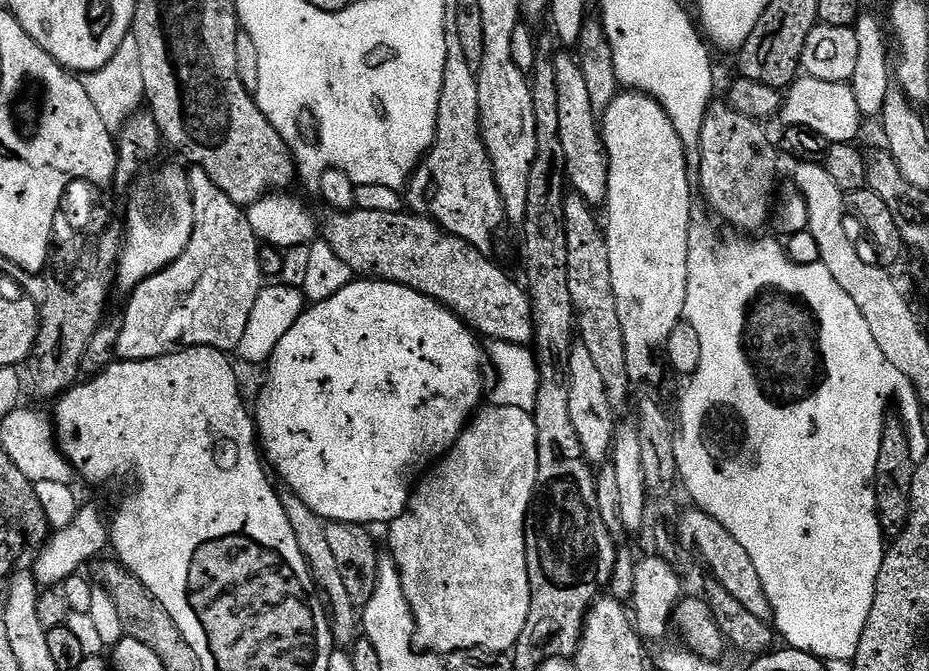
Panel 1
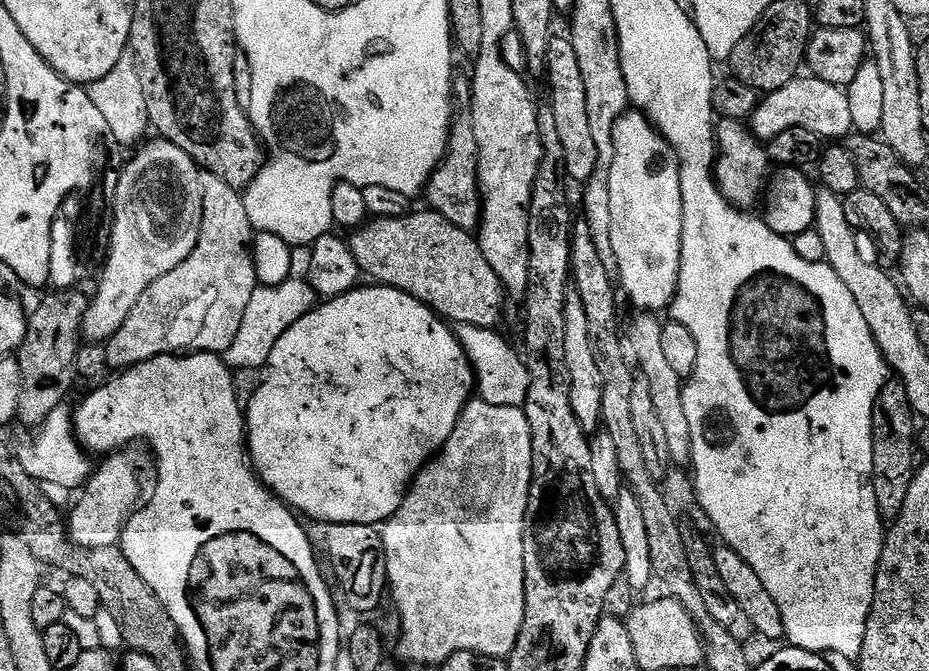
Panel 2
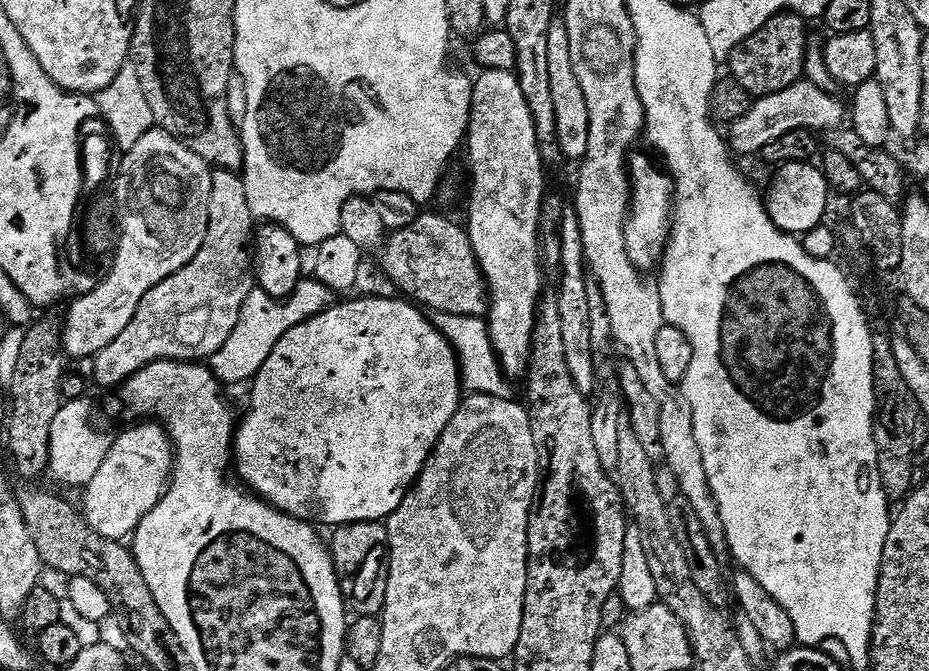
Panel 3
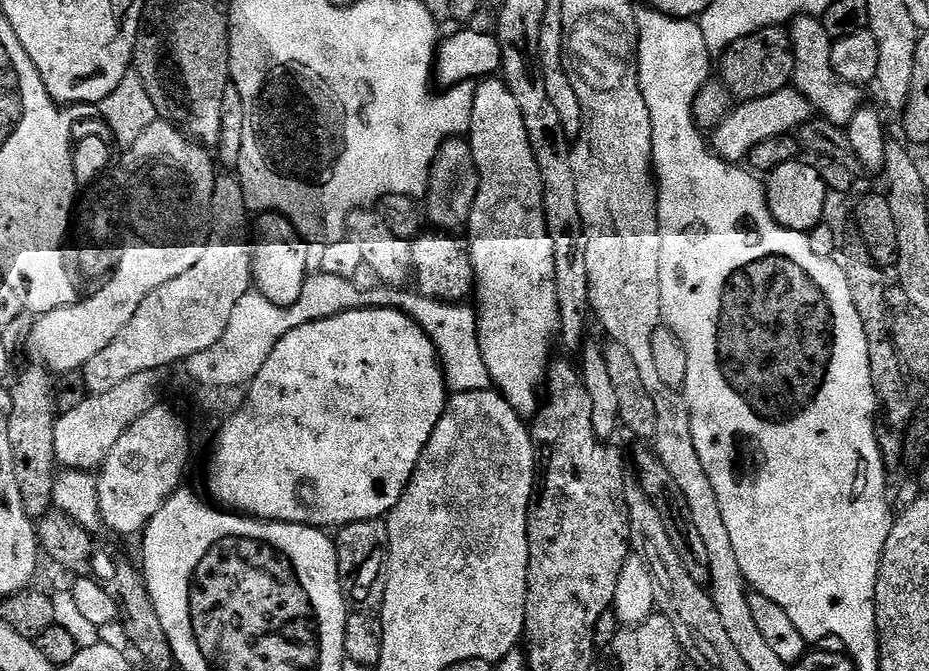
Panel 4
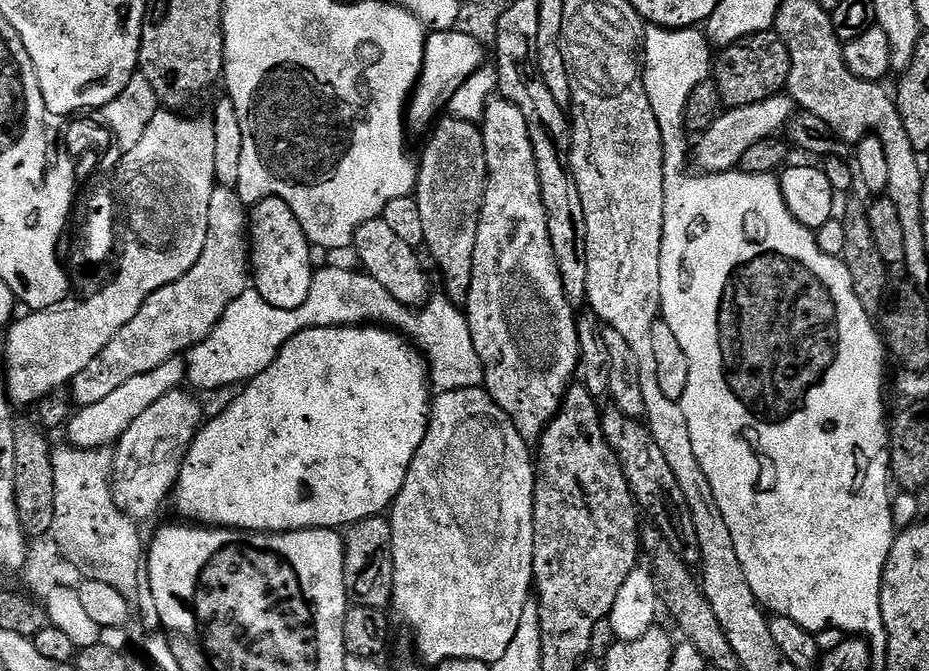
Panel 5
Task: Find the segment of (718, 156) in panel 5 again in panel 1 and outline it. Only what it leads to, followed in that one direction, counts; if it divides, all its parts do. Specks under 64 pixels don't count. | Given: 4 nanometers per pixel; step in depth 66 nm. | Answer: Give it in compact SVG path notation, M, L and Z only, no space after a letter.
M801 75L793 84L788 85L783 93L778 120L784 126L814 130L814 134L826 138L829 144L855 141L862 123L851 83L822 82L822 78L806 75Z

